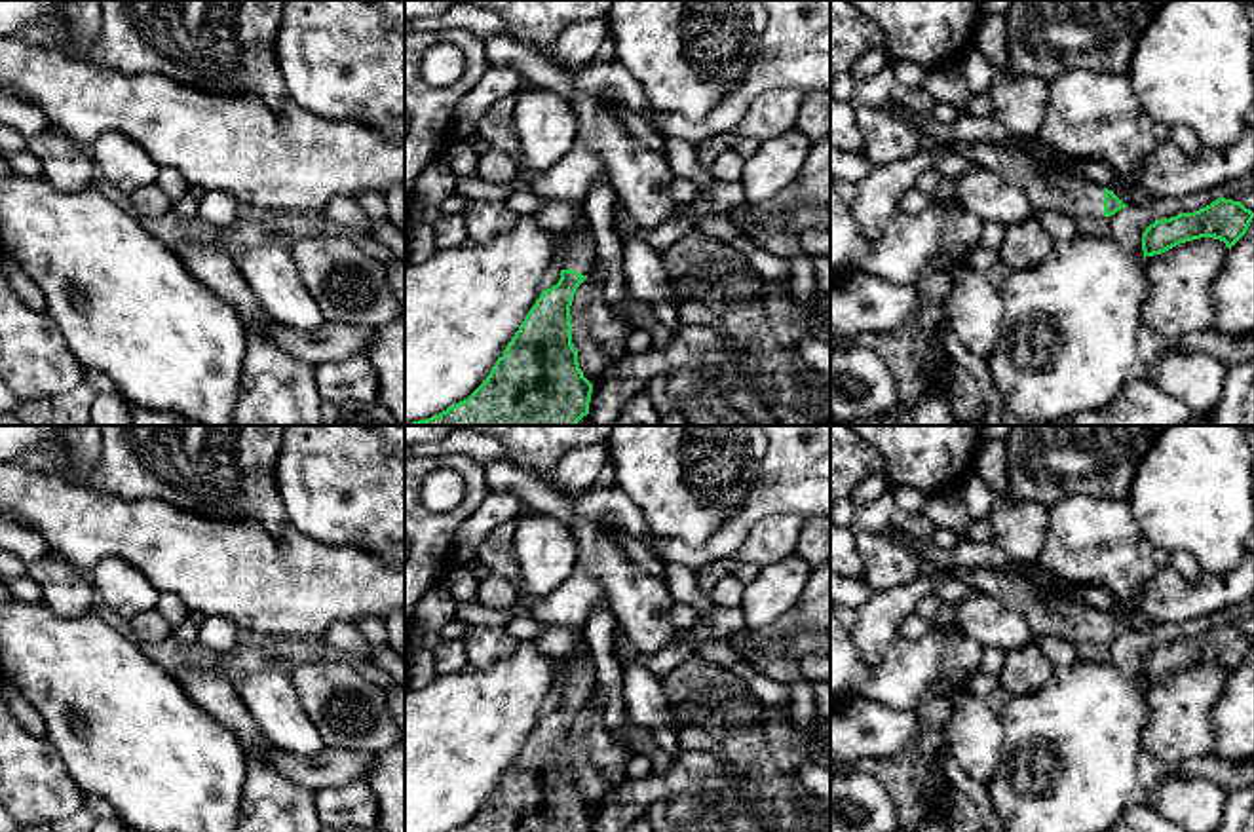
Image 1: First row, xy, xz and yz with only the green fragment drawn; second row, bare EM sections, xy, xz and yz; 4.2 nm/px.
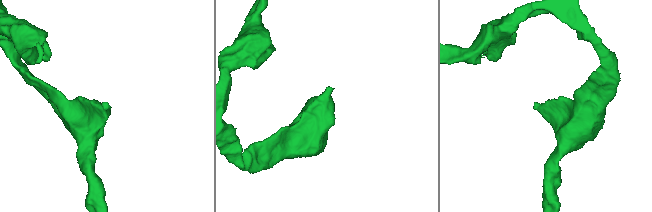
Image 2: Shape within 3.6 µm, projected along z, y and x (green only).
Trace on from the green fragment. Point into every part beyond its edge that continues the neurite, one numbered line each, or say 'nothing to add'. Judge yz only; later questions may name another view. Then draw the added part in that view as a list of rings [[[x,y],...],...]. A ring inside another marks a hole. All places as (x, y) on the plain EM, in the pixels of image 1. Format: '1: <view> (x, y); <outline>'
1: yz (1076, 624); [[[956,566],[948,574],[1018,610],[1034,636],[1060,636],[1075,646],[1104,642],[1104,614],[1094,608],[1043,600],[1030,581],[990,568]]]

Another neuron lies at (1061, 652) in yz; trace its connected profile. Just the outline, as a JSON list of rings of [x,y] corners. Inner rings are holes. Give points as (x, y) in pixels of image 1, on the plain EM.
[[[1036,636],[1034,642],[1053,667],[1070,667],[1079,659],[1077,646],[1060,636]]]

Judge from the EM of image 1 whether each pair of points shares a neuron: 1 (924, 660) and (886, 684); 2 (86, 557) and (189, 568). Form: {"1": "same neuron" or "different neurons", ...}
{"1": "same neuron", "2": "same neuron"}

